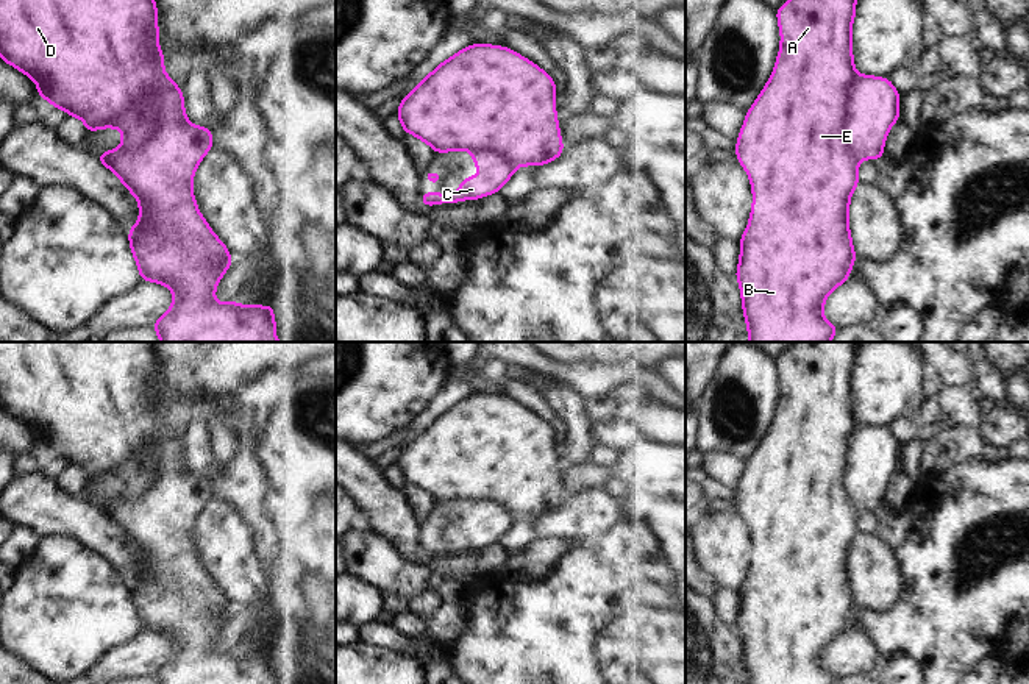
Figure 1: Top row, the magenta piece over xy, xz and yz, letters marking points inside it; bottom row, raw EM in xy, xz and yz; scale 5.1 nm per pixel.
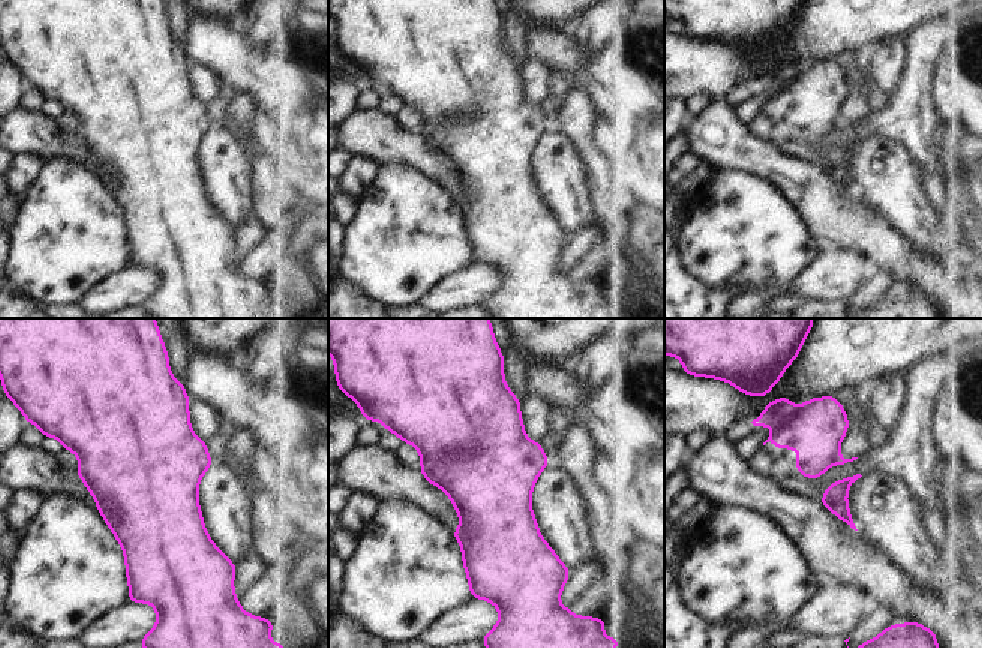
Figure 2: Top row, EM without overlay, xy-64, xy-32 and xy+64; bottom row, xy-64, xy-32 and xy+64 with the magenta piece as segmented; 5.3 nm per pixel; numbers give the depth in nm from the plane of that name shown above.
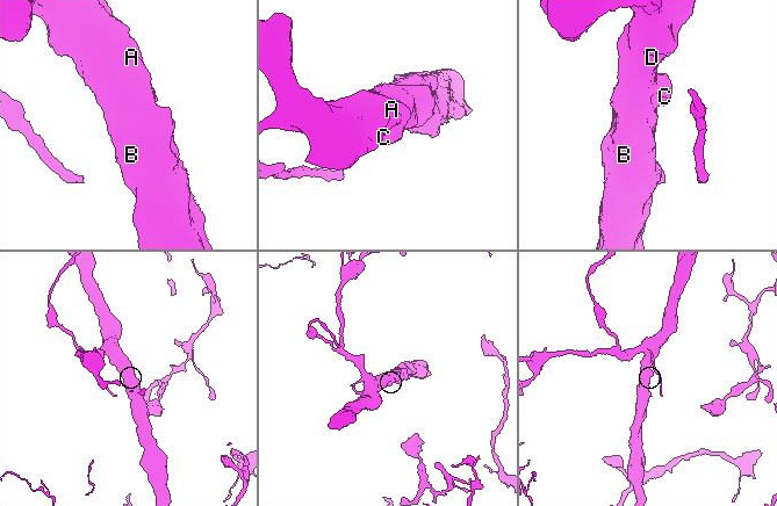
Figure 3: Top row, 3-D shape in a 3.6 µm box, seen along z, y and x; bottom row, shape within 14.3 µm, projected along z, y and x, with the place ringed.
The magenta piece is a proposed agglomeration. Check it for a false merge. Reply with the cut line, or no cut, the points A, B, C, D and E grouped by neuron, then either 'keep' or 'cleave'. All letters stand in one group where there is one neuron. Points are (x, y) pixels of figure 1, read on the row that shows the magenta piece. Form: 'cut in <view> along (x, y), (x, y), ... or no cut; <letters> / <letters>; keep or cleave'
cut in xy along (152, 108), (135, 105), (103, 127); A B D E / C; cleave

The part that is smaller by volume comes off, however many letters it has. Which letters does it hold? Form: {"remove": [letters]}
{"remove": ["C"]}

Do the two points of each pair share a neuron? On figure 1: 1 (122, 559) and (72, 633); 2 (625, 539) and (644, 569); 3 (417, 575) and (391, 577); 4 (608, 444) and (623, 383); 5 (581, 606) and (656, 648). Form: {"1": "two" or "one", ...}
{"1": "two", "2": "one", "3": "one", "4": "one", "5": "two"}

